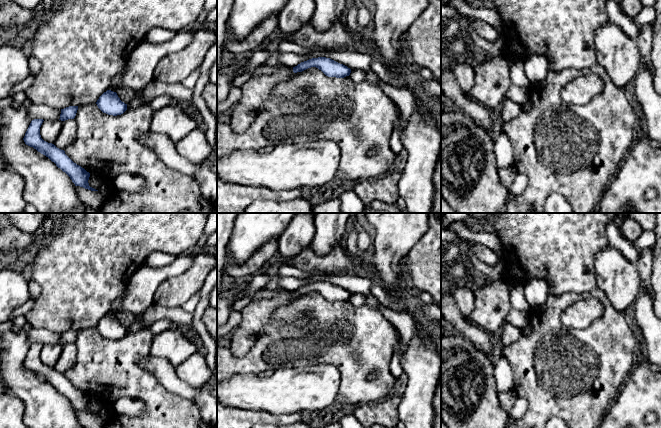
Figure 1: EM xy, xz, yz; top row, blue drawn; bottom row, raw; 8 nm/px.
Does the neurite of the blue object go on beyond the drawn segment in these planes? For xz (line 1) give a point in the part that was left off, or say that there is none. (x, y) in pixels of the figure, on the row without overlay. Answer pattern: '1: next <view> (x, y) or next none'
1: next none

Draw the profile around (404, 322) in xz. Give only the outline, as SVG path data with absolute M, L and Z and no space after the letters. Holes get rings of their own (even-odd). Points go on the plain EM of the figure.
M376 301L376 306L400 334L401 347L393 353L390 362L391 374L397 379L404 373L401 365L401 356L414 335L416 318L409 313L397 312L388 308L378 301Z

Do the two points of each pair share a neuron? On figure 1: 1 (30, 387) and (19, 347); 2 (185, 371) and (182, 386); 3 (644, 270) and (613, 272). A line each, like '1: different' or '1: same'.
1: same
2: different
3: different

